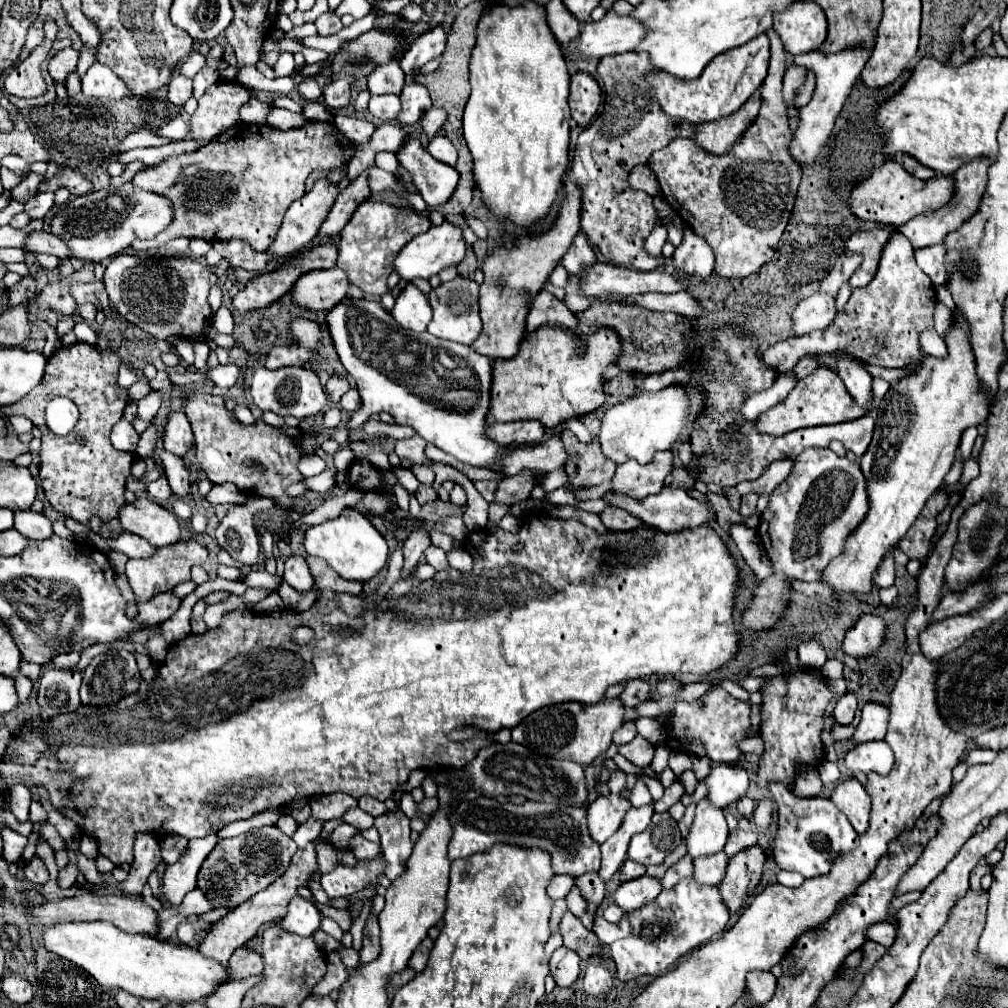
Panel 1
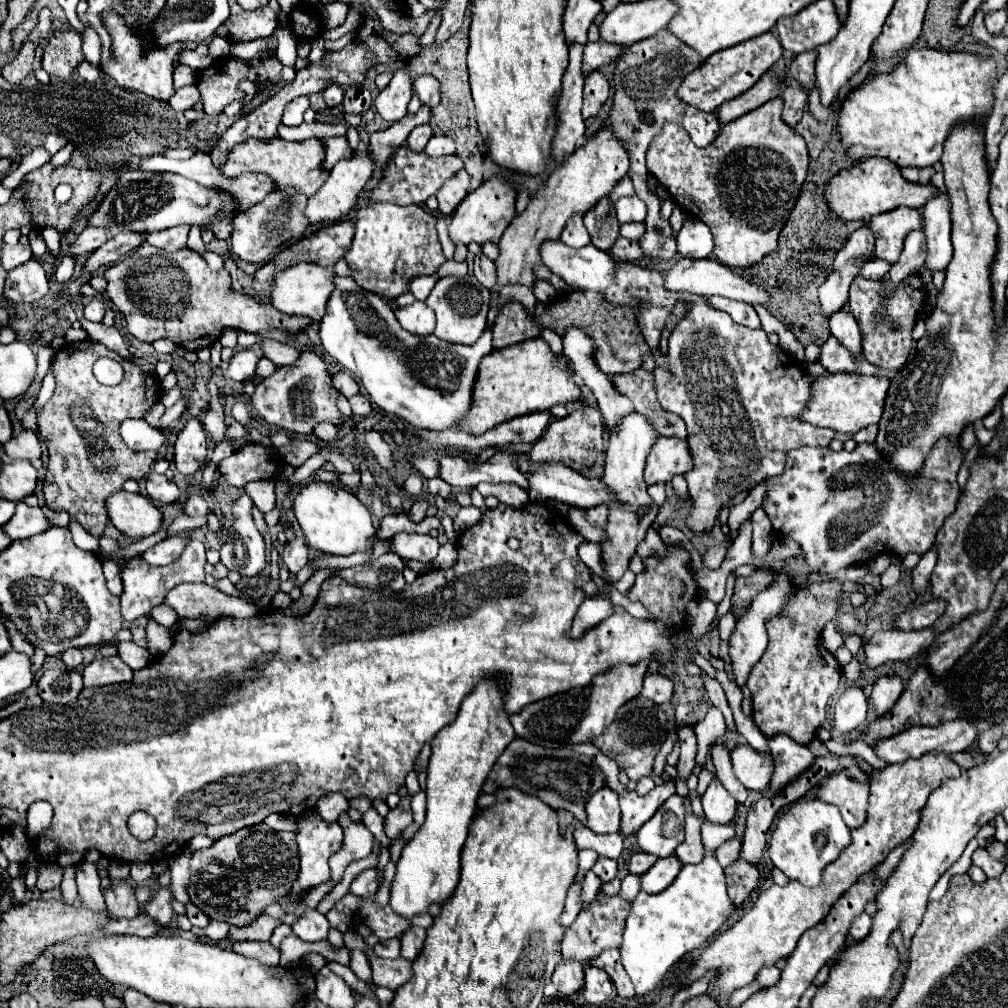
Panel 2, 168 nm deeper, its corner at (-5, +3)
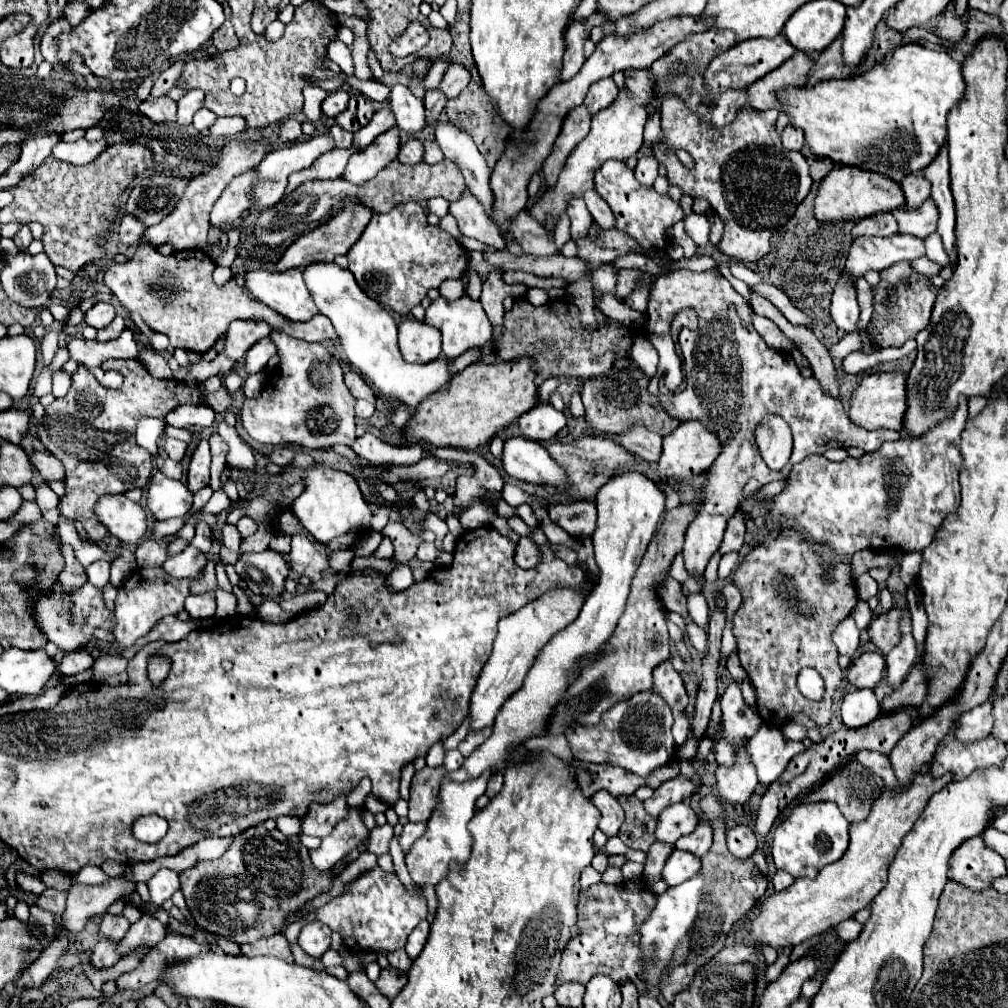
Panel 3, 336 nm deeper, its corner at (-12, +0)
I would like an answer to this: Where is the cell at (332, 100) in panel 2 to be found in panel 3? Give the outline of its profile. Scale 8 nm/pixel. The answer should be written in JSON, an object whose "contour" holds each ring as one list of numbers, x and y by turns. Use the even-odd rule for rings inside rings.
{"contour":[[339,89,339,91,333,91,327,95,327,99,321,103,321,111,327,115,327,117,337,117,339,113,343,113,347,109,347,101,349,101,349,93]]}

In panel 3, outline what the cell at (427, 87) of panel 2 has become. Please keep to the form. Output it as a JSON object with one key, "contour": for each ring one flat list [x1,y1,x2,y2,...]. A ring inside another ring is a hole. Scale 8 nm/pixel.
{"contour":[[451,63,447,73,445,73,445,77,443,77,443,81,441,81,441,85,439,85,439,89,449,99,453,99,453,97,457,97,469,85,469,81,471,81,471,73,463,65]]}

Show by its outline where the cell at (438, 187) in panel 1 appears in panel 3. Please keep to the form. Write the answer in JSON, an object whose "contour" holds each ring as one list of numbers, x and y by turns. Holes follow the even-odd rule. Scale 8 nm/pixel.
{"contour":[[465,191,459,201,451,203,449,213,457,219,459,231,463,235,473,237,473,239,497,249,497,251,505,249,505,239,501,237,495,223,485,215,479,201,469,191]]}

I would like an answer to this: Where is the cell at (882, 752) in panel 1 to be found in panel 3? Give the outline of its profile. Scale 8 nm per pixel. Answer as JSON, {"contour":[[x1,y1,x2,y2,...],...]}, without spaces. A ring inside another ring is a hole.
{"contour":[[985,701,983,705,975,707,973,711,967,711,961,715,961,725,959,729,955,731,955,737,959,741,977,741,977,739,983,739,991,733,991,727,993,727,993,715,991,715,991,703]]}

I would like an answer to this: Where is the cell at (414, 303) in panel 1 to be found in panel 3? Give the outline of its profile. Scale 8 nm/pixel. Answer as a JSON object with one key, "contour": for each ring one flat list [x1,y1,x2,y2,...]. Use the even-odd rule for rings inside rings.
{"contour":[[405,319,399,323,399,351,407,363,431,363,441,357,441,333,423,321]]}

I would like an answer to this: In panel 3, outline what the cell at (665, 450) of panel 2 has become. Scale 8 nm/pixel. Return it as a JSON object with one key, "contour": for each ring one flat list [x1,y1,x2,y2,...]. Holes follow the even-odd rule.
{"contour":[[689,421,689,423,681,423,671,435,663,439,663,455,655,467,661,479,675,479,683,483,709,469,717,459,717,453,721,453,721,441,717,439,717,435,713,435,713,431,709,431,705,425,697,421]]}

